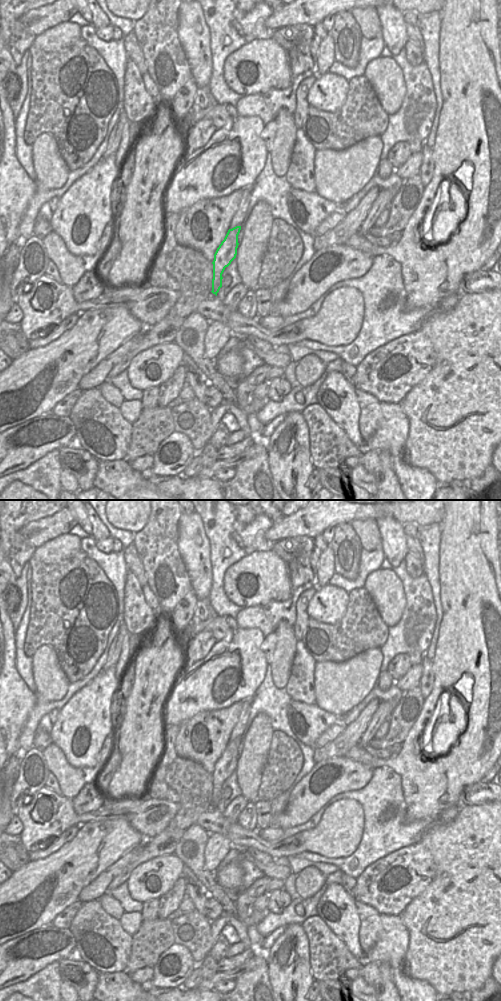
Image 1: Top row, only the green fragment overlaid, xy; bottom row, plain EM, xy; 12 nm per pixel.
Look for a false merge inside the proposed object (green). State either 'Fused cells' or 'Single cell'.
Single cell

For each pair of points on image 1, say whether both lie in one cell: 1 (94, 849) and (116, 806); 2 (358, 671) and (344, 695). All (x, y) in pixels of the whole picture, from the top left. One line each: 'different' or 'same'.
1: different
2: same

